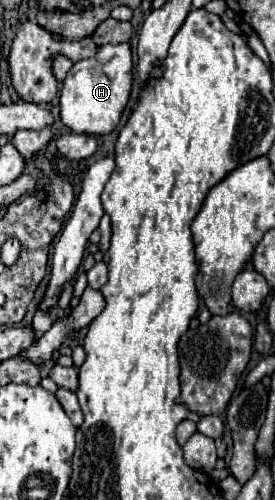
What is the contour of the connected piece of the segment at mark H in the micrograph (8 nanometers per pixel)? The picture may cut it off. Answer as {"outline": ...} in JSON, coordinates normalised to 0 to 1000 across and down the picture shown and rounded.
{"outline":[[[465,84],[378,88],[342,116],[276,124],[225,164],[218,236],[284,268],[400,268],[465,208],[480,180],[480,100]]]}

